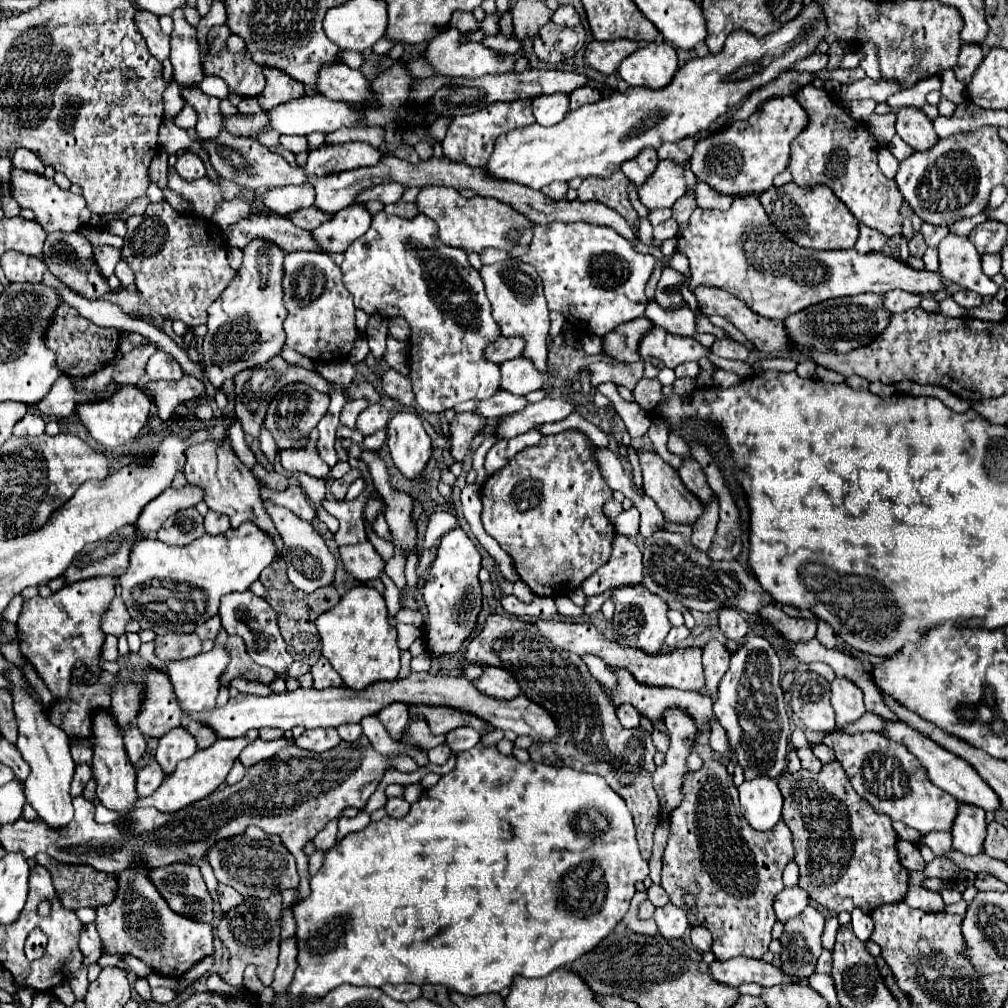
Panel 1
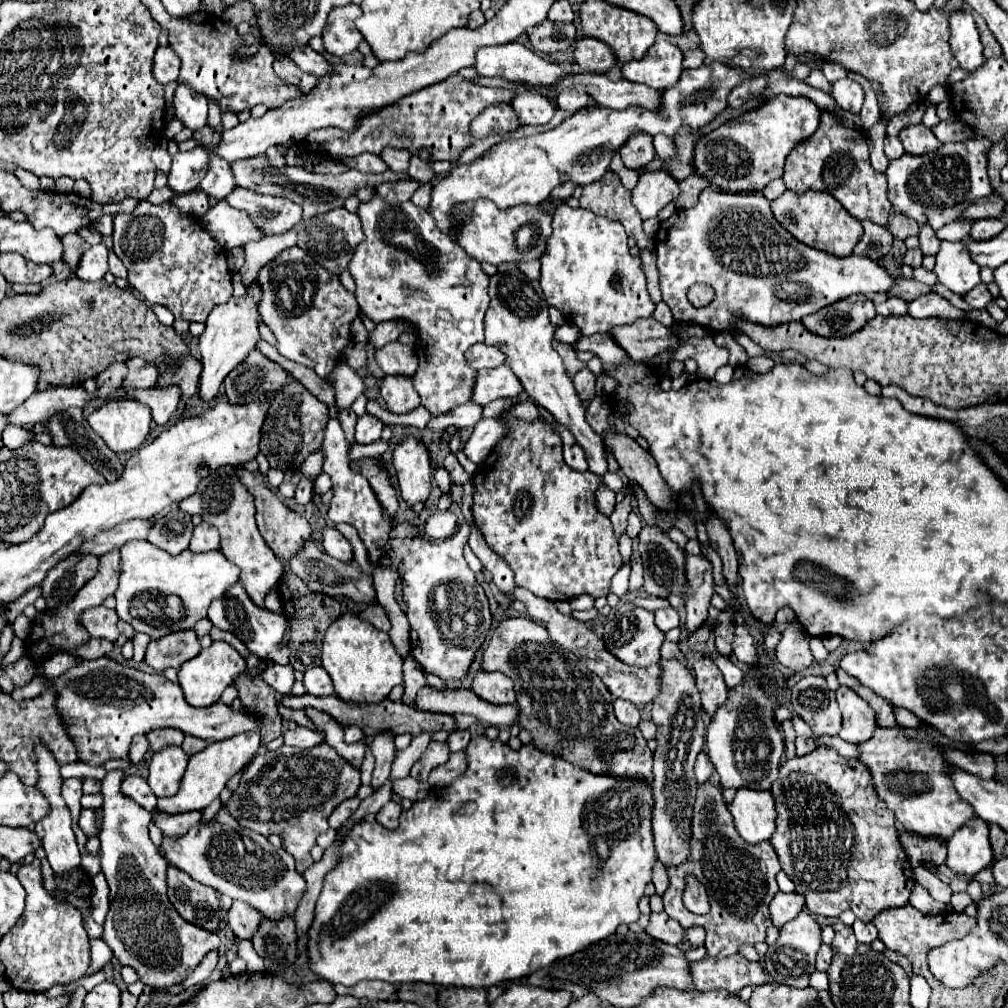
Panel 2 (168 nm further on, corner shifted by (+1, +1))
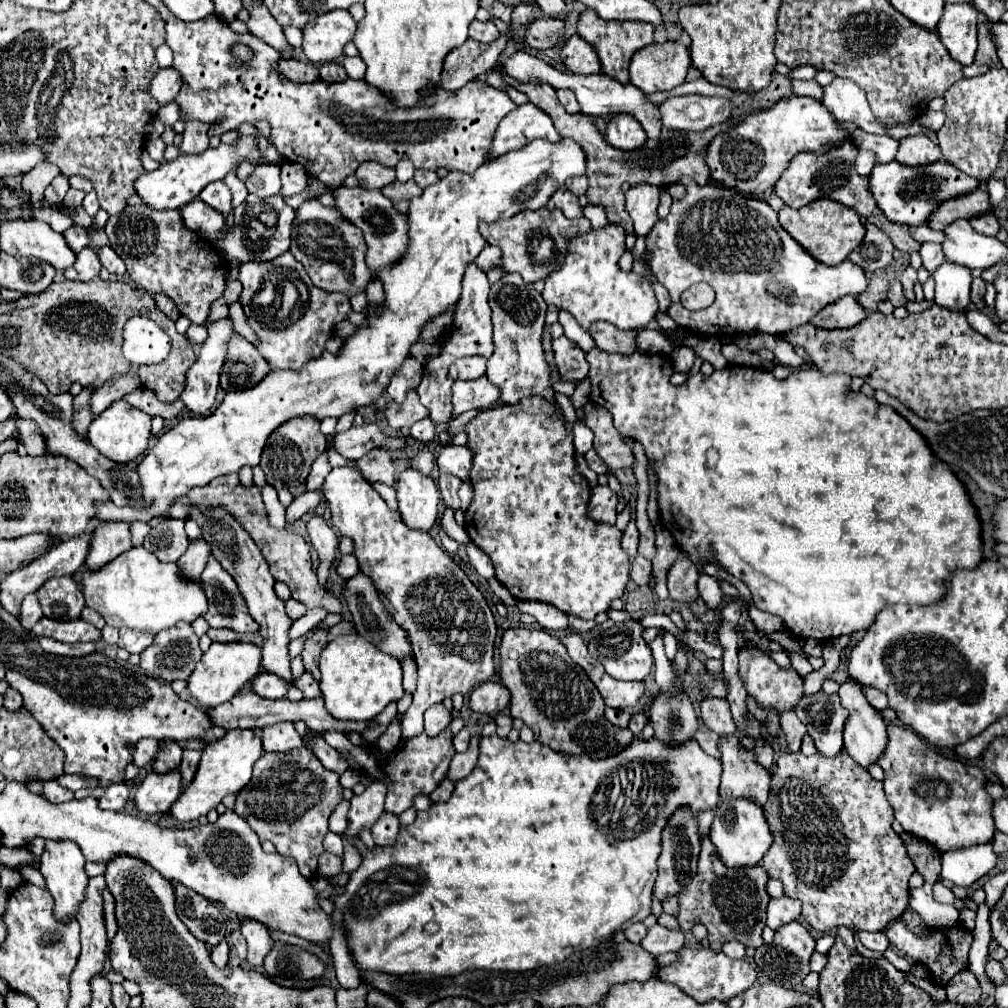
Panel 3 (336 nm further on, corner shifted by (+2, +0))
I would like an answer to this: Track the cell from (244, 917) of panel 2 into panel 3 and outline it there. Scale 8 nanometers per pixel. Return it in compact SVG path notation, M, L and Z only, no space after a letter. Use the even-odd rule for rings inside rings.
M244 920L240 922L240 932L244 934L248 942L248 958L246 962L250 966L262 966L264 956L272 948L272 938L268 932L268 926L256 922L256 920Z

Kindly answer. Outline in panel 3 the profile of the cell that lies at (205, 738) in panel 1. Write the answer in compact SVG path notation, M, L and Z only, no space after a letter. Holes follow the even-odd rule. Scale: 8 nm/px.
M190 748L184 750L182 762L180 762L180 768L178 768L180 774L182 774L182 788L186 788L186 784L190 784L192 774L194 774L196 768L198 768L200 756L202 756L202 750L190 750Z

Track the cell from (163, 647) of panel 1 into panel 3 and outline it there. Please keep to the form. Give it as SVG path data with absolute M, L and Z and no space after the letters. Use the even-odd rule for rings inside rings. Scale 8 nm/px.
M176 624L156 634L156 640L140 654L140 668L162 682L188 680L202 650L190 624Z

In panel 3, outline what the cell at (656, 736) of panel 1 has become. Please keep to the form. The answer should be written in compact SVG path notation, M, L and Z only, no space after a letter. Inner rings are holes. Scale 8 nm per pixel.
M638 712L638 714L632 714L632 720L630 720L630 726L628 726L628 728L632 730L632 734L634 734L634 736L640 736L646 724L648 724L648 718L646 718L646 714Z

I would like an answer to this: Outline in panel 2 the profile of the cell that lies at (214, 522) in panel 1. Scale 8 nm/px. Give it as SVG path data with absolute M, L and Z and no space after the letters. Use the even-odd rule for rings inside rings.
M201 523L193 531L193 539L189 543L189 551L193 553L207 553L219 547L219 535L215 527L209 527L207 523Z

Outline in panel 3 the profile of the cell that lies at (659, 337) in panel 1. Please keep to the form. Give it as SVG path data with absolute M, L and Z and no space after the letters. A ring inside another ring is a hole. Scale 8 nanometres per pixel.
M598 322L590 326L590 336L594 338L596 346L606 352L618 352L618 354L632 354L638 352L636 348L636 336L640 330L618 330L614 324Z

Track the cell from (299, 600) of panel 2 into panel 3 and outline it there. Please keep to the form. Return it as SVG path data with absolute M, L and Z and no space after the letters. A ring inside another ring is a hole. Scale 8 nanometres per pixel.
M324 628L324 636L310 636L304 642L304 650L302 650L302 662L304 668L316 678L320 680L320 670L318 670L318 660L320 660L320 652L324 650L324 646L328 644L328 628Z

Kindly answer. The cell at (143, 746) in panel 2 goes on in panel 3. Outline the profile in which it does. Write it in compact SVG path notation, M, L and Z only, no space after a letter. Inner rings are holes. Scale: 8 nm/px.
M144 738L136 744L136 750L134 750L134 764L136 766L146 766L154 760L156 756L156 748L158 748L158 742L152 740L152 738Z

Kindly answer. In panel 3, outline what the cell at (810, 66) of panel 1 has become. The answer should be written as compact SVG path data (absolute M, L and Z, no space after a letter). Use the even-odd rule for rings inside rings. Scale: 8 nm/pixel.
M676 96L664 100L660 106L662 126L674 130L706 130L708 126L726 122L732 112L732 104L726 98L708 96Z

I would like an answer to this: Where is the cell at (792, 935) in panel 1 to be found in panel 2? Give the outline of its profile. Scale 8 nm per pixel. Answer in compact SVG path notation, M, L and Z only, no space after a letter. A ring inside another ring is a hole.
M801 911L793 921L785 923L781 927L779 939L767 949L767 953L763 957L765 971L777 983L803 989L809 985L809 975L815 971L815 955L817 955L819 947L821 947L821 929L809 913Z

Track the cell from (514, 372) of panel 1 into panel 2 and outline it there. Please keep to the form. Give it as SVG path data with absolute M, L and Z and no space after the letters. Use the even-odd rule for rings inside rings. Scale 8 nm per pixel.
M501 365L501 367L477 371L475 385L473 385L473 397L471 397L473 403L485 407L487 403L495 399L519 397L519 395L521 395L521 383L517 383L509 367Z

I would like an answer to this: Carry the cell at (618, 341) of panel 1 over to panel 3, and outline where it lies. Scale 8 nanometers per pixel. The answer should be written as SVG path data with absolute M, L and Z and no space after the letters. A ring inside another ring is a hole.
M566 336L552 342L556 354L556 368L564 380L584 380L584 350L572 344Z

